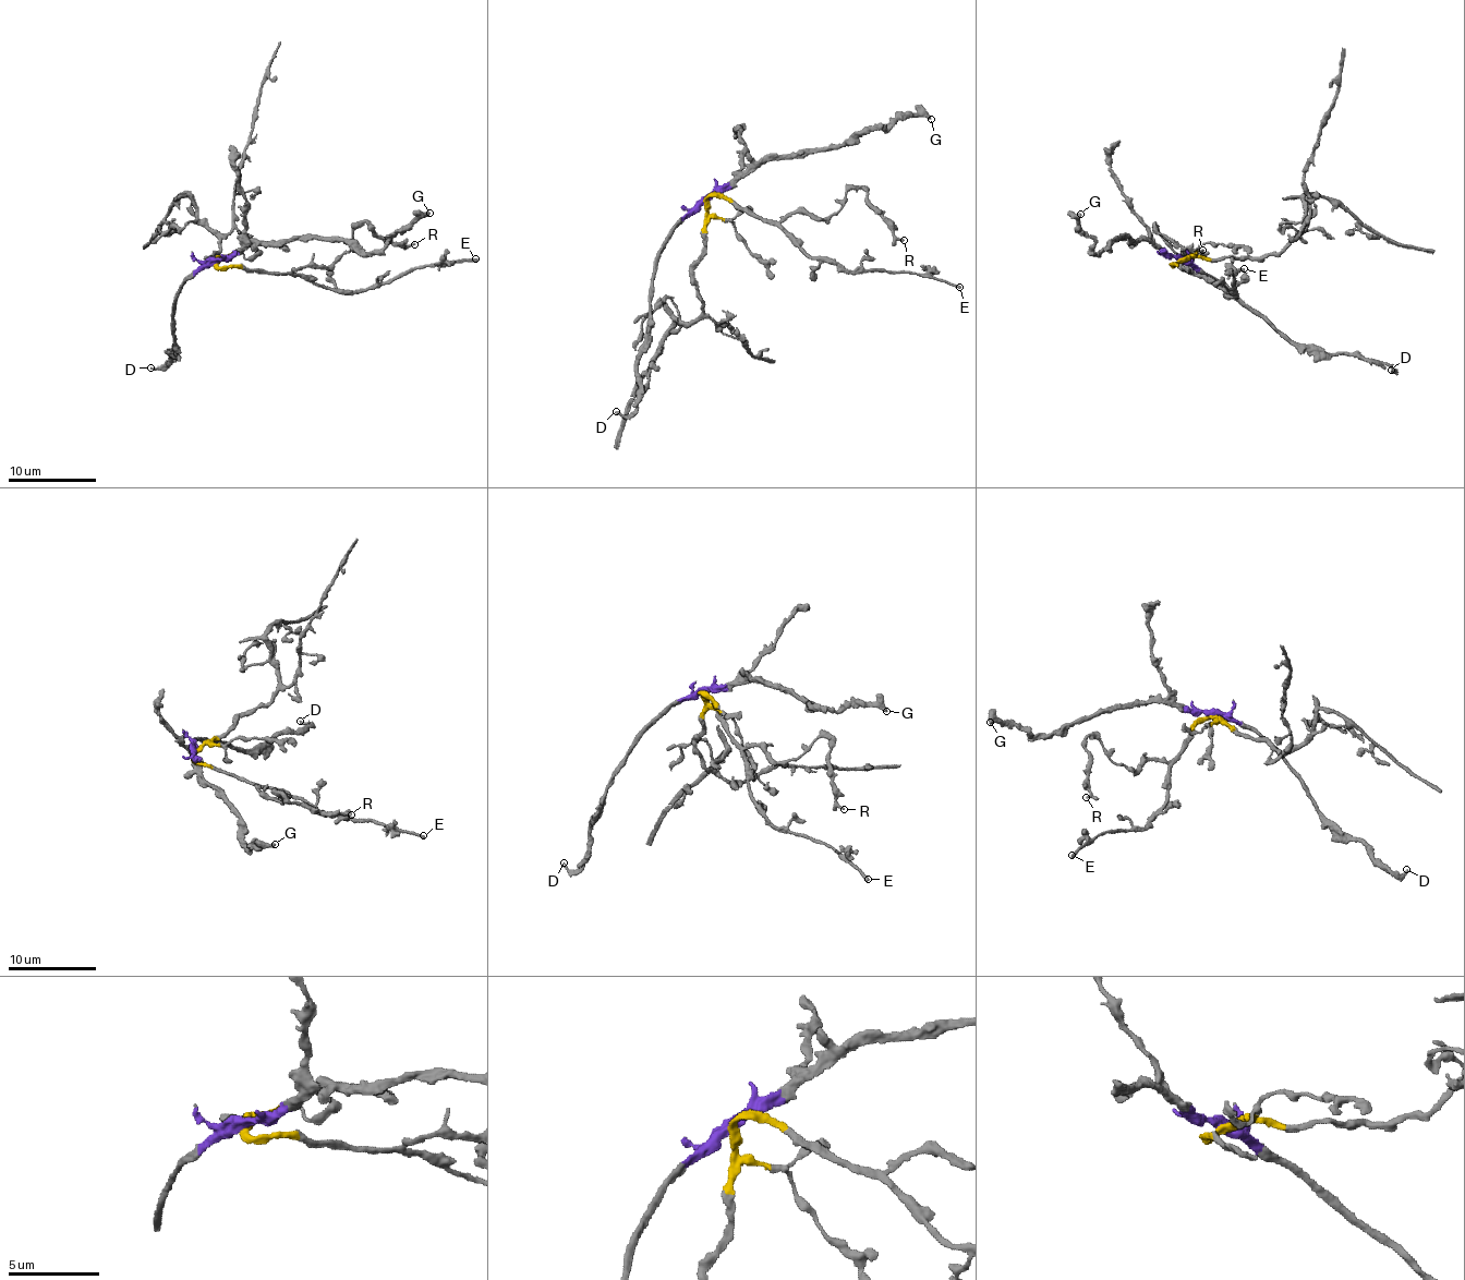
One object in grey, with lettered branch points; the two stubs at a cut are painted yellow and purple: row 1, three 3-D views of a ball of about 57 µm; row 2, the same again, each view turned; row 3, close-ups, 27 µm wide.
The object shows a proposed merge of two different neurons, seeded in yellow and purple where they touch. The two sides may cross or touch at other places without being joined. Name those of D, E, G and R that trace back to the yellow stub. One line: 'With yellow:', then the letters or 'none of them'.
With yellow: E, R

